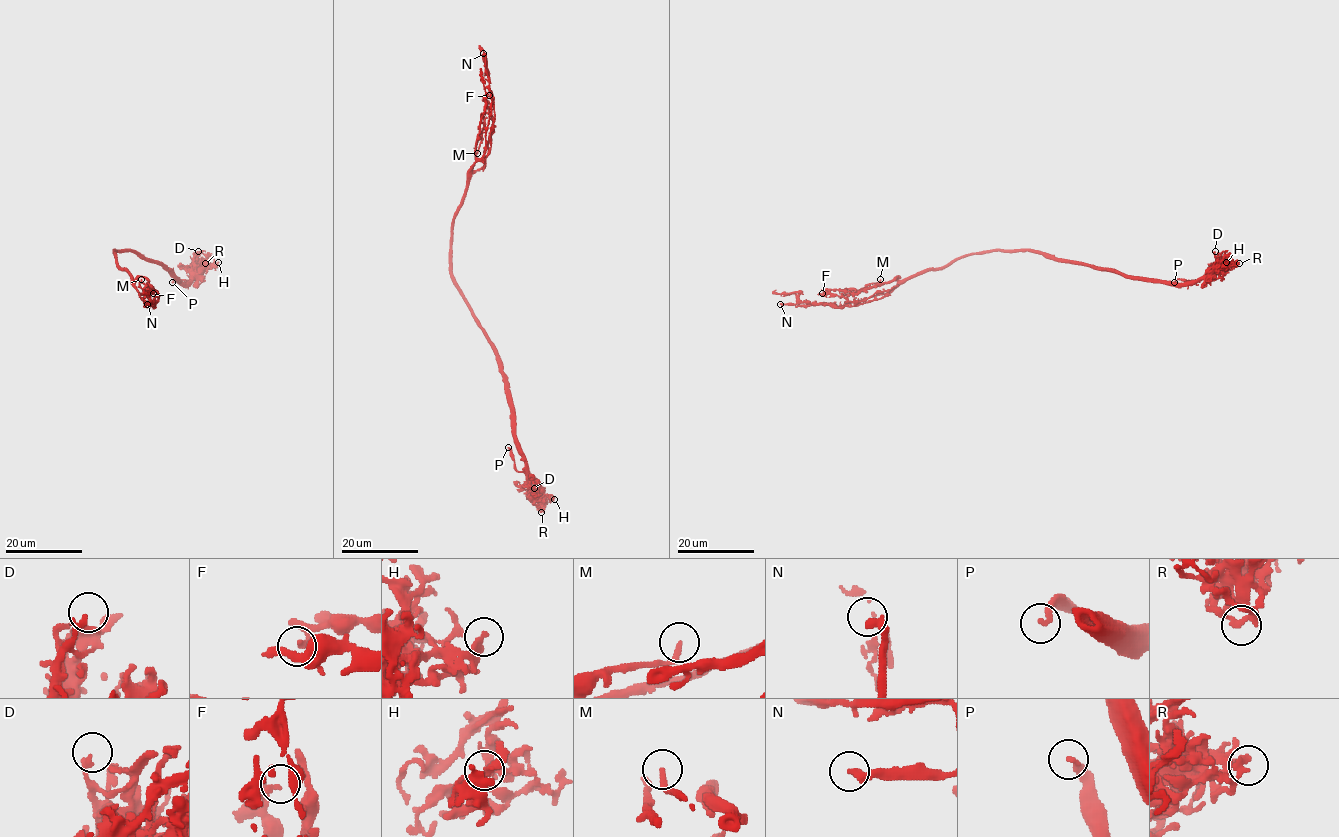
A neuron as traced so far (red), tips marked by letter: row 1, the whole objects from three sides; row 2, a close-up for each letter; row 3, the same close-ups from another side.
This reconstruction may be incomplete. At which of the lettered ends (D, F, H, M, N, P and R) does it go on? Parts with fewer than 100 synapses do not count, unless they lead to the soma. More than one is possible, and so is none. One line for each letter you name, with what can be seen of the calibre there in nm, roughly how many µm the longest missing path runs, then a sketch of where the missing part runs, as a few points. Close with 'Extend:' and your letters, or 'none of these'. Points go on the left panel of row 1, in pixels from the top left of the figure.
P: 220 nm thick; about 35 µm are missing; missing branch runs (172, 282), (161, 291), (132, 290), (106, 275), (71, 268)
Extend: P

